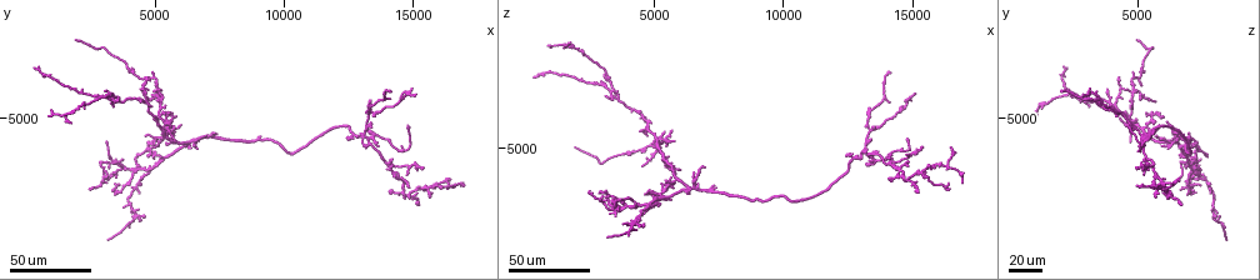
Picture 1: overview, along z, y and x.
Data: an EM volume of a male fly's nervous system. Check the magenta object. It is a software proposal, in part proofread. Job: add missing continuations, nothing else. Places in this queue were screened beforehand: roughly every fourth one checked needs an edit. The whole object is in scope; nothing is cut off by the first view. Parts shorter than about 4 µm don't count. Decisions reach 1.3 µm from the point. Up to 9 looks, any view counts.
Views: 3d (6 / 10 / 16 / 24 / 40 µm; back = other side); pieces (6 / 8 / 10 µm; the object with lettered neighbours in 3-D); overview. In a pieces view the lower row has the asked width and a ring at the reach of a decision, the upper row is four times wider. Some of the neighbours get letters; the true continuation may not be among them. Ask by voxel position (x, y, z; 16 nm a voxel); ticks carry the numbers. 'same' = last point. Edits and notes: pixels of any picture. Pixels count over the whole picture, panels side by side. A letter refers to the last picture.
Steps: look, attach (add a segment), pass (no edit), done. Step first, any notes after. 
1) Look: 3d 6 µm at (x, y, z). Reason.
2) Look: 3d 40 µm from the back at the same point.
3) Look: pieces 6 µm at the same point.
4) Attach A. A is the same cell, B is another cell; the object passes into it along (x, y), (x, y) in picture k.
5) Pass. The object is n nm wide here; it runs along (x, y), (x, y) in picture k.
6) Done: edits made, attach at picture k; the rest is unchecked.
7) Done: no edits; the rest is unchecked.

Look: 3d 40 µm at (14500, 8000, 6000). Tapers out.

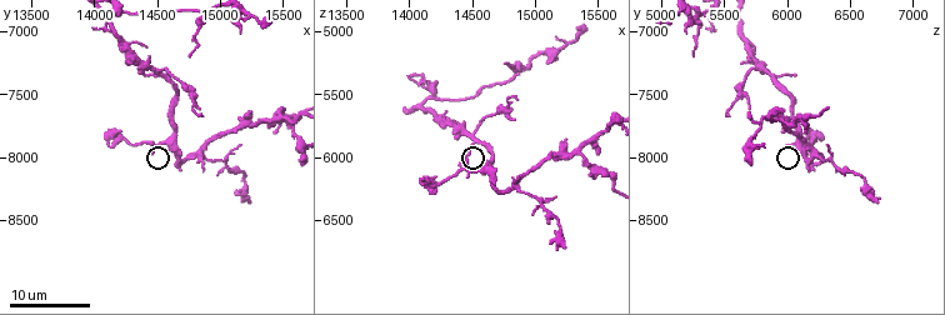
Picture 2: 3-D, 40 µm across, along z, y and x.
Look: pieces 8 µm at (14460, 7920, 5980).

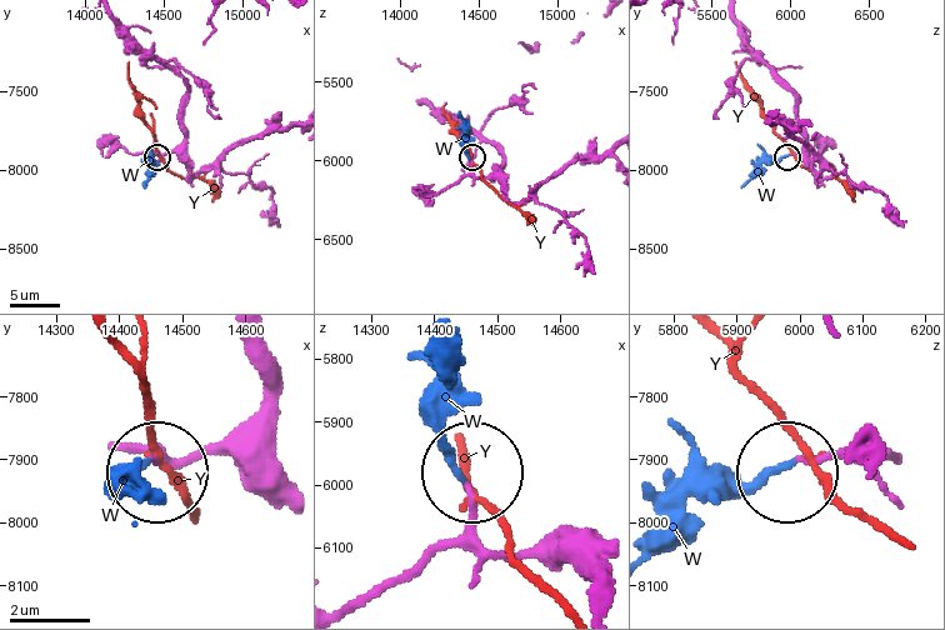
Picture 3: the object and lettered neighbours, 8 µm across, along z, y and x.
Attach W. The object is 150 nm wide here; W is the same cell, Y is another cell; the neuron continues.

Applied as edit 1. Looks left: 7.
Look: overview.

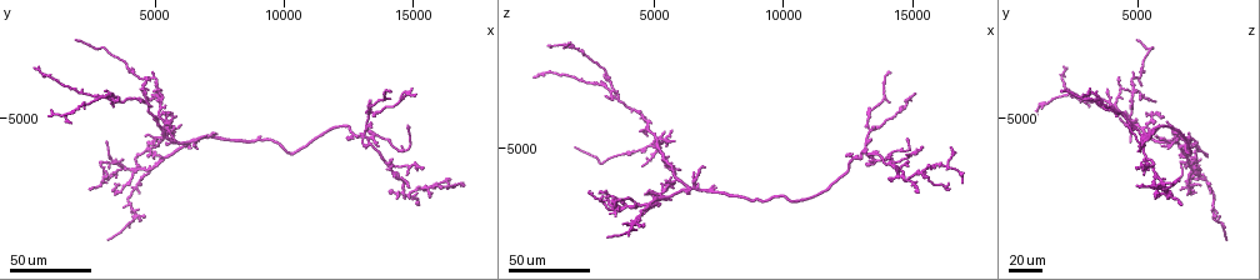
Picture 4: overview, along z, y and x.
Look: 3d 24 µm at (9200, 5700, 6900). An open end.

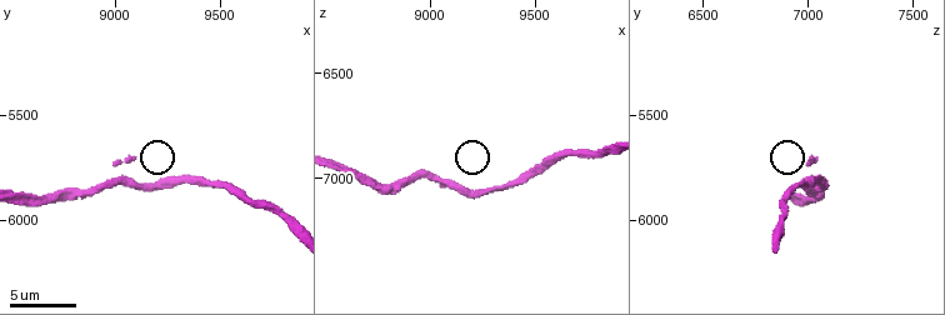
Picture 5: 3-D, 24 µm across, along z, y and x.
Look: pieces 10 µm at (9100, 5700, 7020). See the neighbours.

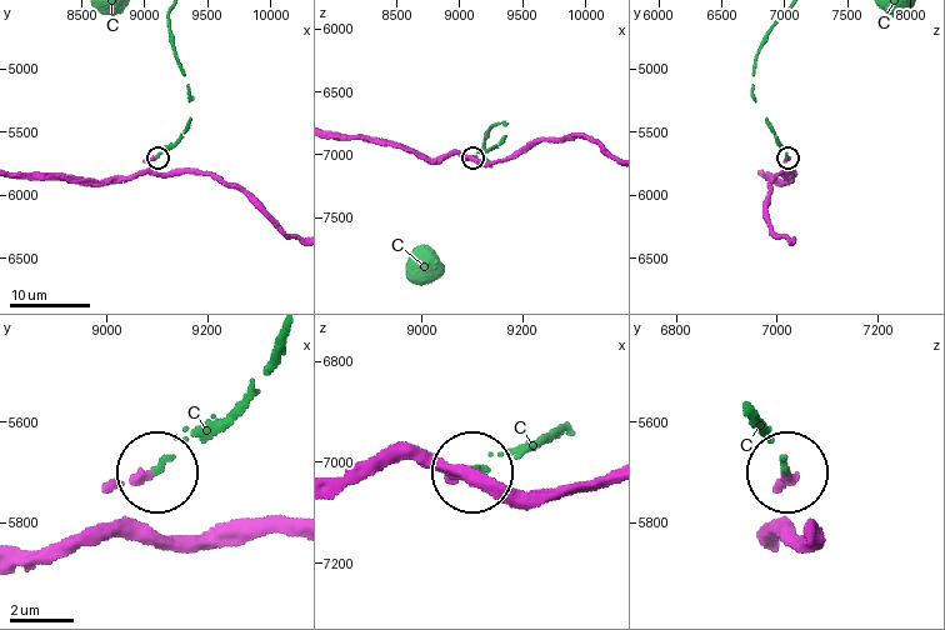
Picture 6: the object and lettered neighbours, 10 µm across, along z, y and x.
Attach C. C is the same cell; the neuron continues.

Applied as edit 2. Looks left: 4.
Look: 3d 24 µm at (4700, 3900, 4400). Thin end.

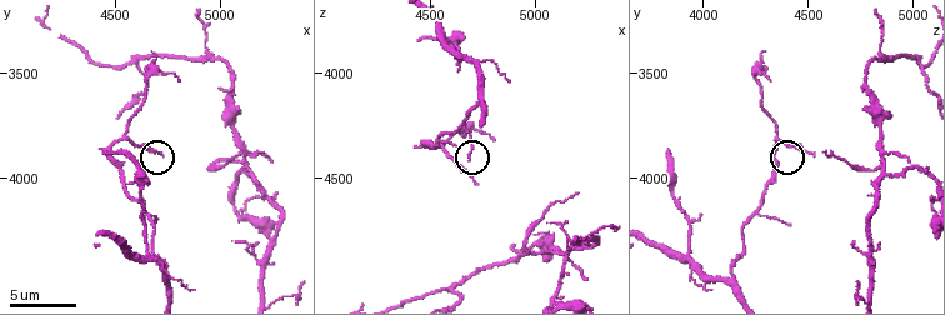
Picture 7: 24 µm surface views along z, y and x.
Look: pieces 10 µm at (4710, 3880, 4520).

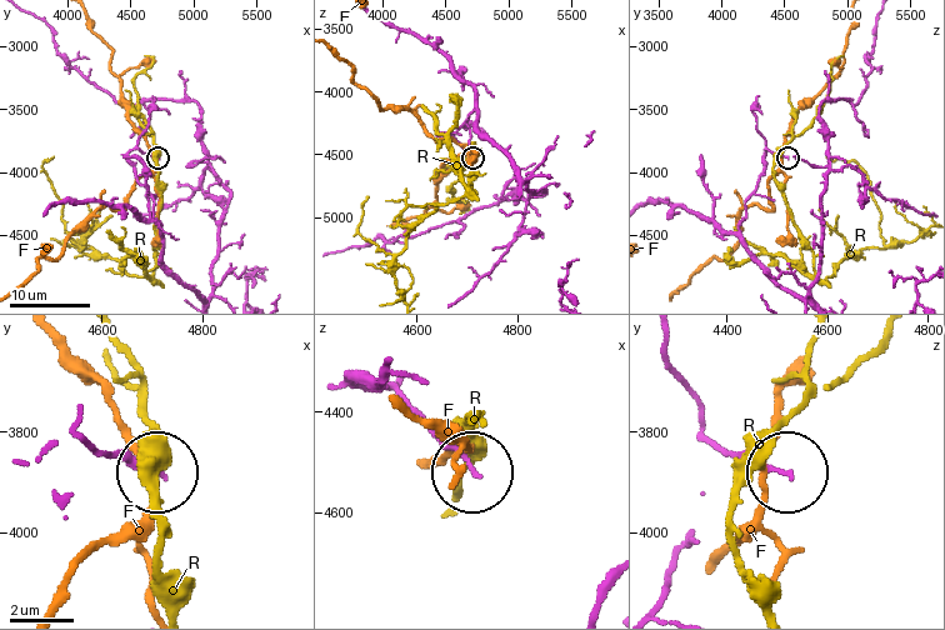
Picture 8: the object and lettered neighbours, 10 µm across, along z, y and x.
Pass. F and R are other cells; it runs along (704, 439), (783, 471) in picture 8; no lettered segment goes on from it.

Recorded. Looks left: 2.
Look: 3d 40 µm at (3900, 7600, 6800). Tapers out.

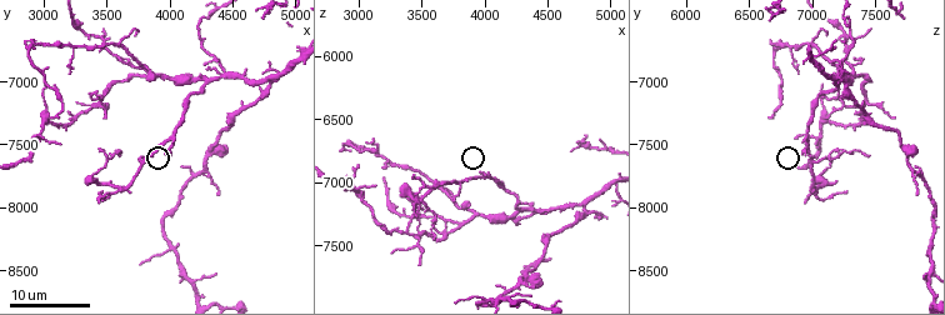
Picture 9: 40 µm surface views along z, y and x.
Look: pieces 8 µm at (3980, 7560, 6920). See the neighbours.

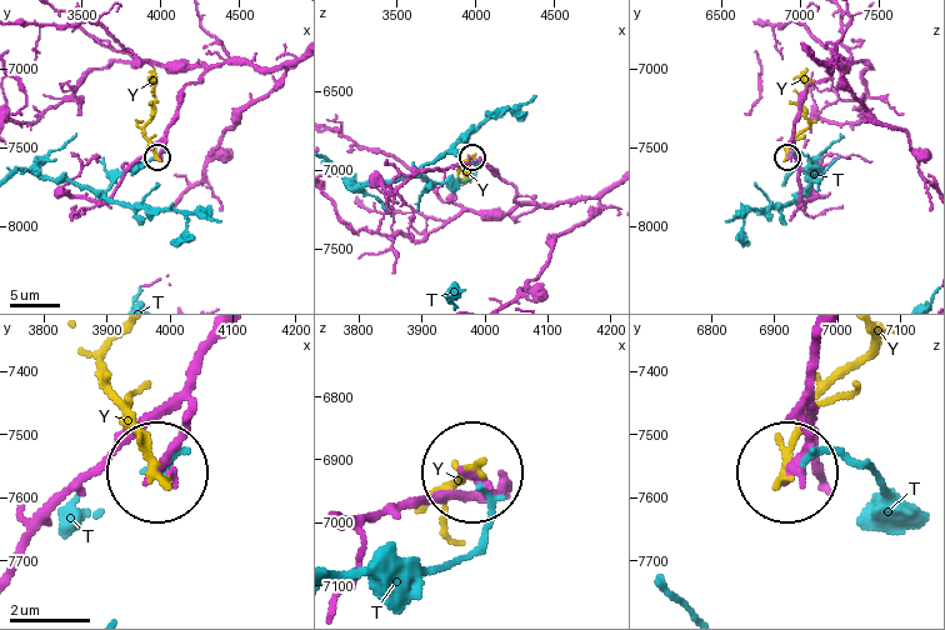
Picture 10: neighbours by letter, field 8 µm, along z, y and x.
Pass. The object is 190 nm wide here; T and Y are other cells; it runs along (211, 340), (184, 440), (160, 468) in picture 10; no lettered segment goes on from it.

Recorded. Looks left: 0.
Done: edits made, attach at picture 3, attach at picture 6; the rest is unchecked.

